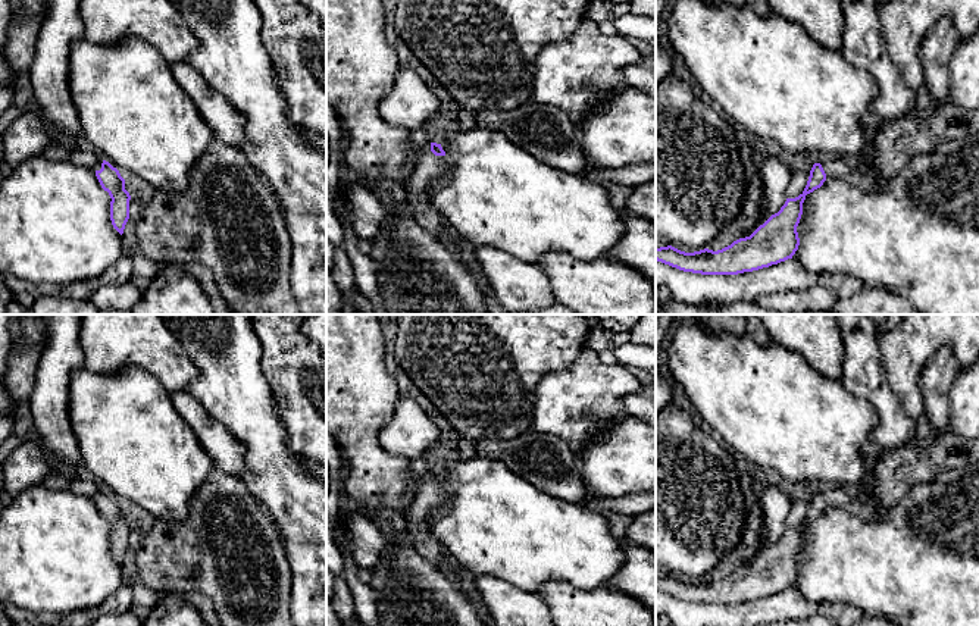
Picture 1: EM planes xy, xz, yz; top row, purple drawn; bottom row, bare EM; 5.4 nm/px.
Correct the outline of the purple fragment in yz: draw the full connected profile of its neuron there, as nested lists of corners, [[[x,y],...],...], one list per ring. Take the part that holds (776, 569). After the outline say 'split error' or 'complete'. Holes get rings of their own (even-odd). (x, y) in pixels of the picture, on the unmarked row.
[[[953,431],[938,436],[930,445],[916,450],[904,447],[889,451],[873,469],[873,492],[863,494],[850,486],[822,486],[813,494],[804,520],[795,528],[786,528],[781,539],[772,544],[750,566],[739,567],[731,575],[713,580],[709,578],[685,582],[672,575],[656,578],[656,589],[684,601],[701,604],[738,604],[753,601],[792,588],[800,575],[797,555],[803,544],[806,525],[820,517],[828,507],[847,510],[861,520],[873,520],[888,513],[916,485],[935,481],[935,476],[945,470],[979,466],[979,438],[966,439]]] | split error

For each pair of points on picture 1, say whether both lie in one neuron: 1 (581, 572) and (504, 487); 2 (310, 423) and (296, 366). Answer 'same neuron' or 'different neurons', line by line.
1: same neuron
2: same neuron

